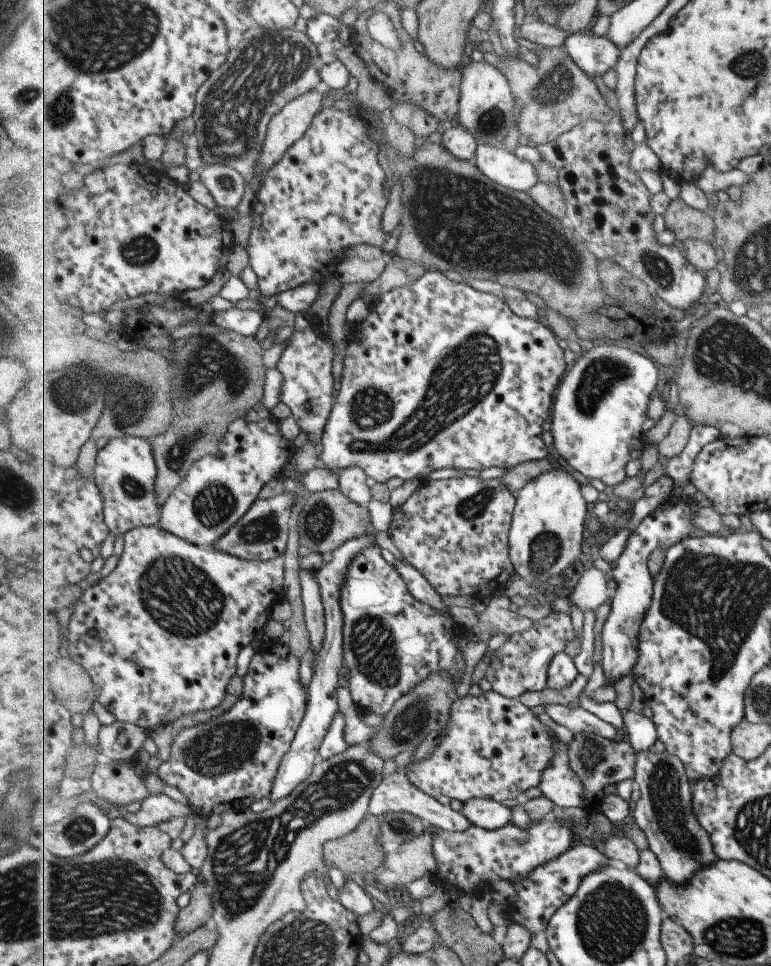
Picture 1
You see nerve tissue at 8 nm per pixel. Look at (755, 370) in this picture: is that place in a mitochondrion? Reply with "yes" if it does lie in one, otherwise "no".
yes

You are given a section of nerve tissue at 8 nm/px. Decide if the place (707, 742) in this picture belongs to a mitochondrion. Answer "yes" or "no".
no

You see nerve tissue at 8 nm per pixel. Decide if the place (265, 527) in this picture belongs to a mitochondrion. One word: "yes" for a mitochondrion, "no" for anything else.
yes

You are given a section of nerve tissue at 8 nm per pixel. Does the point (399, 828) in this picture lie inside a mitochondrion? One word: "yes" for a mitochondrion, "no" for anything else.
yes

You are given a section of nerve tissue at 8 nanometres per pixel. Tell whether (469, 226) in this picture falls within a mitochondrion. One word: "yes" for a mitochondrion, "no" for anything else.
yes

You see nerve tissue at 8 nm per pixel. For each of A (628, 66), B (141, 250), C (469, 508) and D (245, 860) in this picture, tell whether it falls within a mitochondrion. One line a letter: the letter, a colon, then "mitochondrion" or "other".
A: other
B: mitochondrion
C: mitochondrion
D: mitochondrion

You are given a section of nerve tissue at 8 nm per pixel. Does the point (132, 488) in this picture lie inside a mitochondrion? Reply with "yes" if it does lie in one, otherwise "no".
yes

